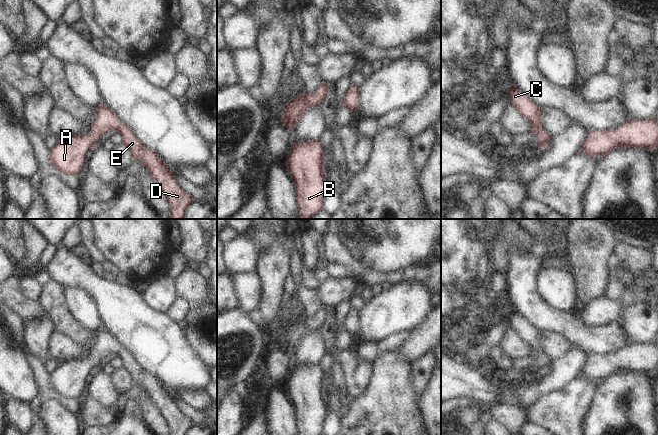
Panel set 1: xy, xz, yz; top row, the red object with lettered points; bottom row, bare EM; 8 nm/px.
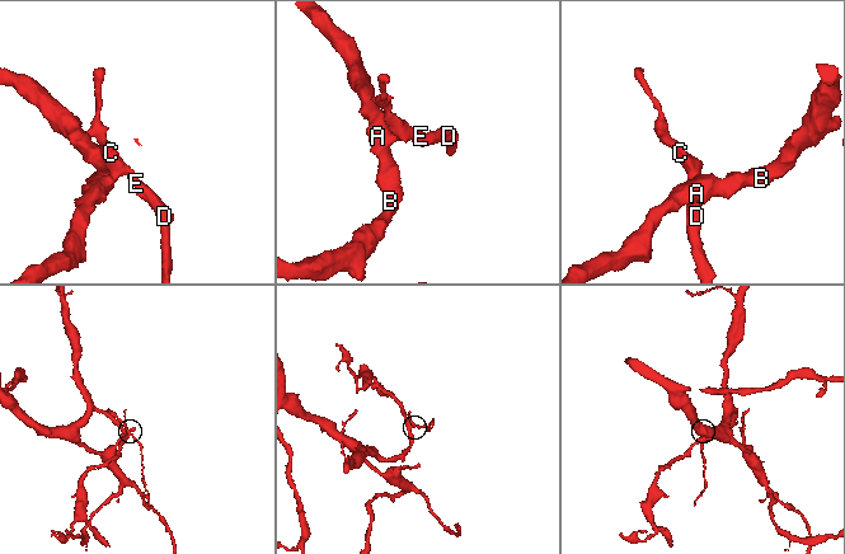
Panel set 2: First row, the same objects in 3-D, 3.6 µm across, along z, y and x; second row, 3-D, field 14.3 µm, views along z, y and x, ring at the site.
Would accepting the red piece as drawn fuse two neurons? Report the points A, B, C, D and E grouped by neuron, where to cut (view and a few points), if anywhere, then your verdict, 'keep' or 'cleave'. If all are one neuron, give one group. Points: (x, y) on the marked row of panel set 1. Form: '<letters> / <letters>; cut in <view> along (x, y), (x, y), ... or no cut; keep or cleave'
A B C D E; no cut; keep

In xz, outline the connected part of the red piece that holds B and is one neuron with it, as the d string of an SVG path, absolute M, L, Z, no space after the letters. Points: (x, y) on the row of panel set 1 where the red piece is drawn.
M293 141L286 168L296 185L296 201L300 219L311 219L321 211L322 199L328 191L324 151L319 141Z

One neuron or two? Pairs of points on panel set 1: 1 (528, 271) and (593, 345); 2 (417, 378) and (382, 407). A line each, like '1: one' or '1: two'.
1: one
2: two

